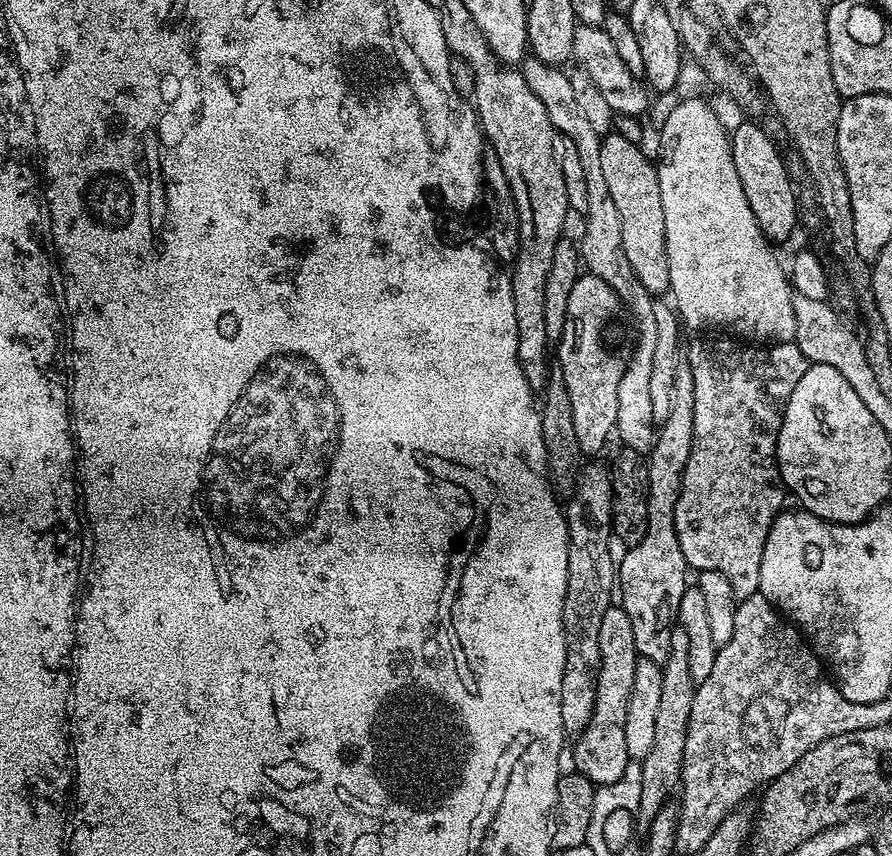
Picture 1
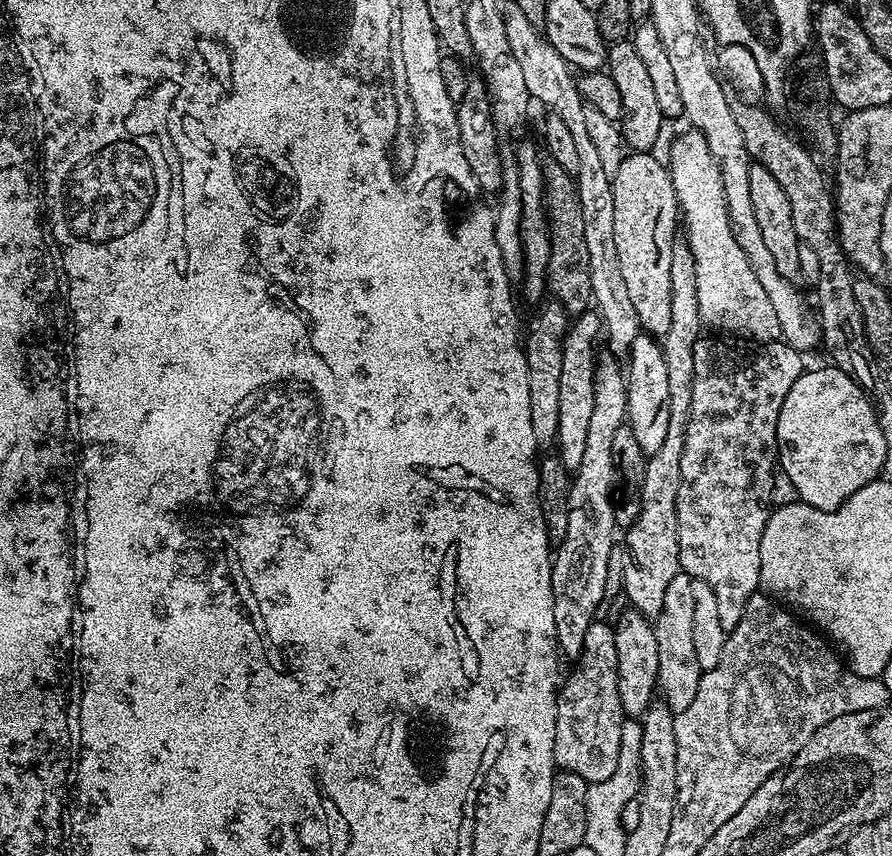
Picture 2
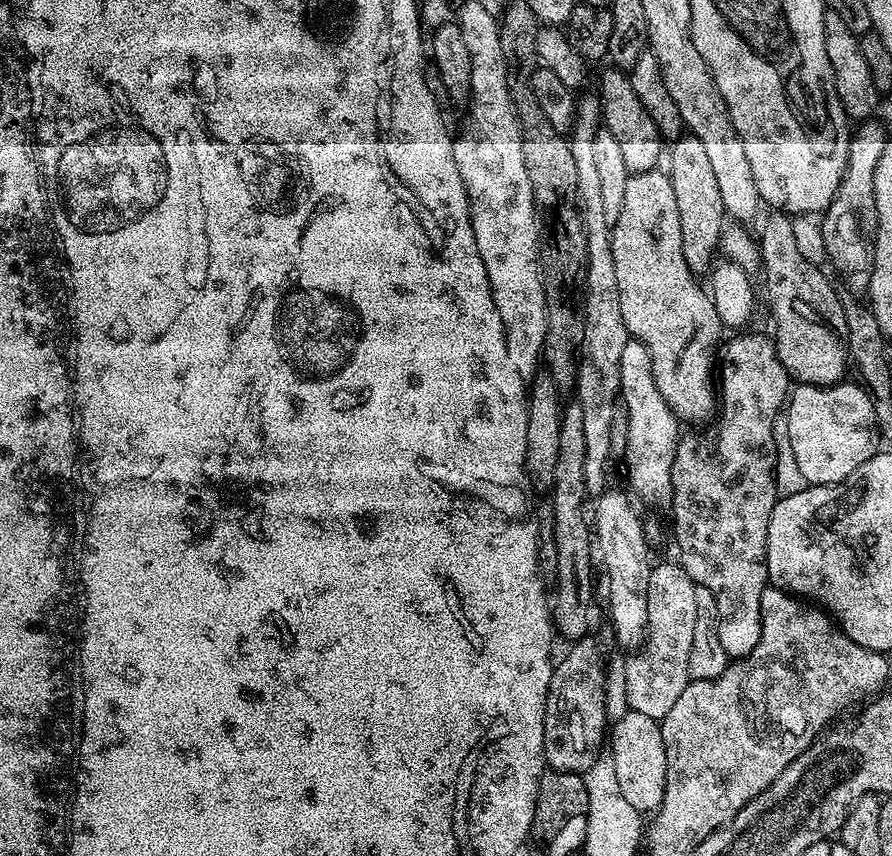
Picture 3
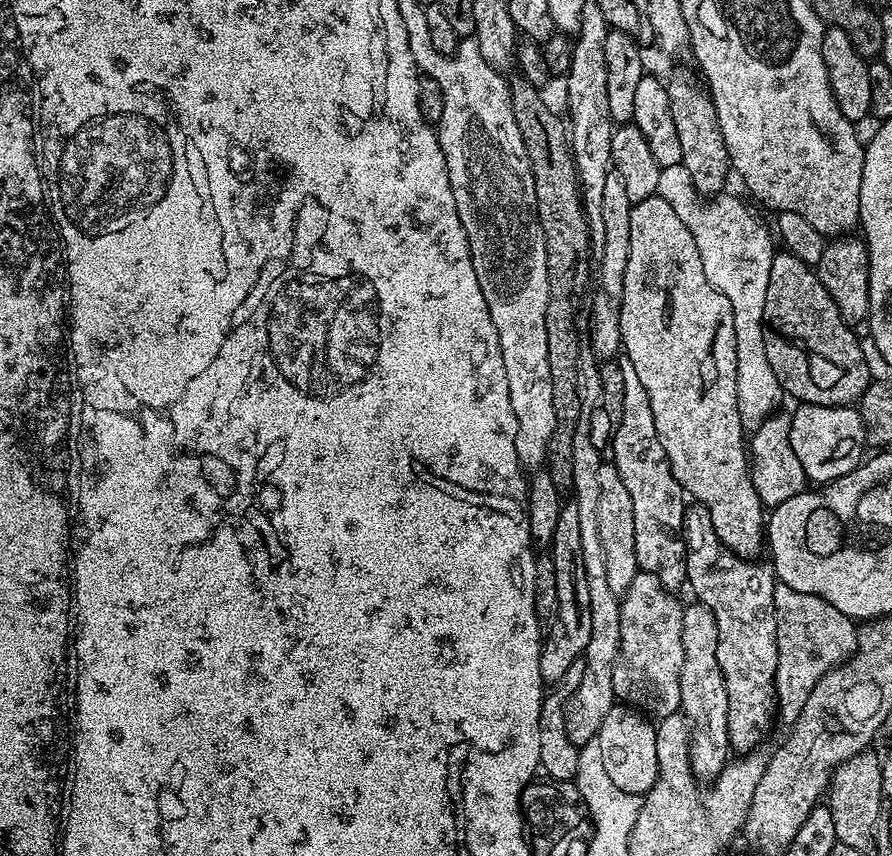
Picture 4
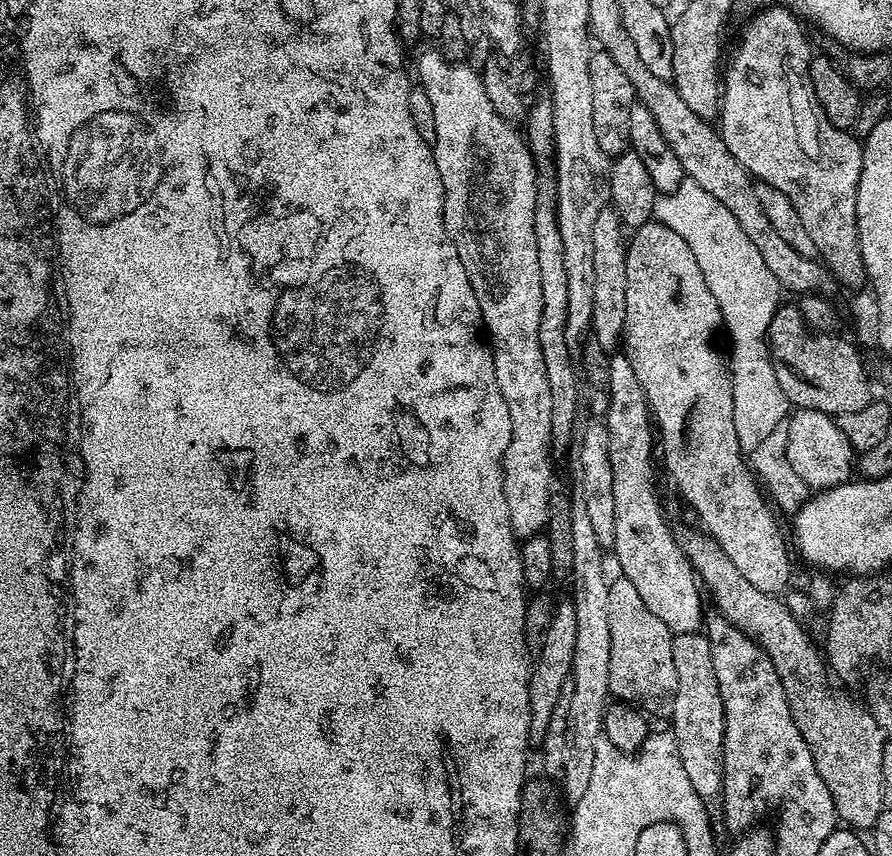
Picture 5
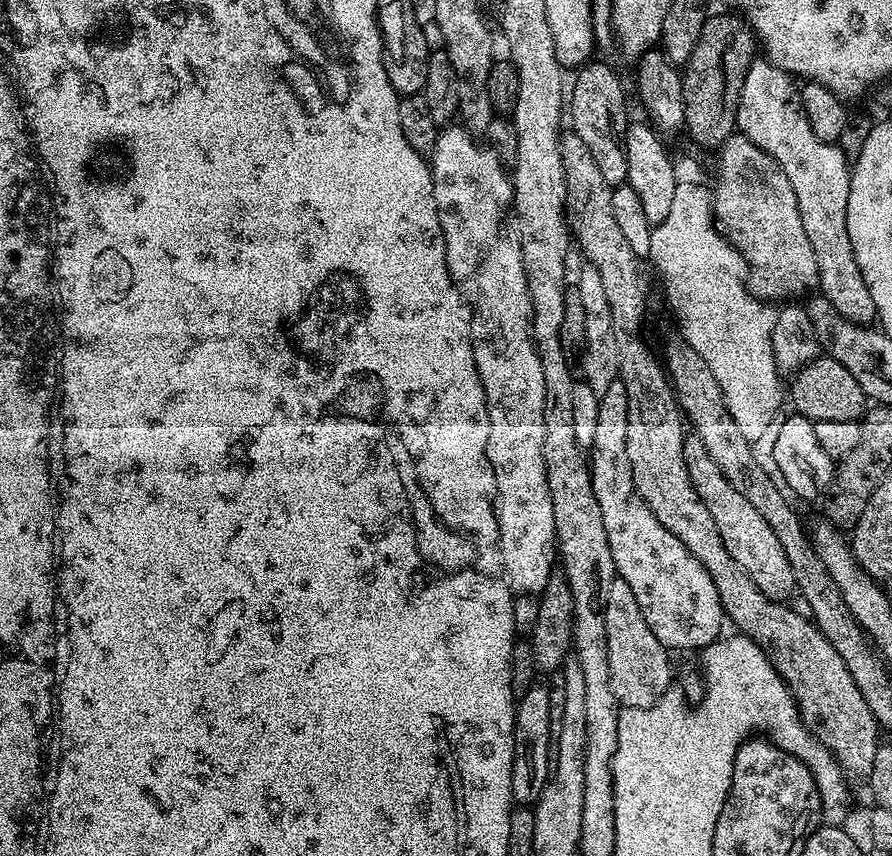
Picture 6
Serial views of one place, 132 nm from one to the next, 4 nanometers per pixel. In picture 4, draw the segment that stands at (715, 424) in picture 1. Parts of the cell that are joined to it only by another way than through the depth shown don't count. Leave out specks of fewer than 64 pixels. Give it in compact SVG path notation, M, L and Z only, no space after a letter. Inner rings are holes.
M695 502L689 503L684 510L684 557L686 558L686 581L687 587L692 587L692 592L697 601L705 604L710 610L710 614L714 614L714 622L718 622L718 666L722 666L722 678L726 682L726 698L728 699L728 742L733 749L737 748L737 753L747 754L757 747L756 739L764 732L764 727L768 724L768 719L774 716L774 701L776 699L776 666L778 664L778 642L776 641L776 611L774 610L774 590L778 583L776 573L772 571L771 563L761 561L756 558L745 558L735 556L729 548L725 546L718 538L718 534L714 534L712 523L710 522L710 514L700 504Z

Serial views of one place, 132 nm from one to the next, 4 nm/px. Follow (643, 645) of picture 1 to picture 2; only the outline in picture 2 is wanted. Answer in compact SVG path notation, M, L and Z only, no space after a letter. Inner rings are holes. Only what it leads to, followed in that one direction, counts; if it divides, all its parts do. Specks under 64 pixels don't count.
M680 234L677 235L675 242L672 243L670 250L670 330L666 332L662 338L662 347L664 349L664 357L666 358L666 375L668 382L668 389L670 390L670 423L666 430L666 439L663 440L662 446L656 450L652 456L647 457L644 465L644 477L642 478L642 490L640 491L640 513L638 518L632 523L630 527L623 533L624 544L628 547L628 557L624 560L624 592L628 595L628 600L635 611L641 612L643 616L655 618L662 610L662 602L666 598L666 586L670 586L670 581L682 571L680 567L680 551L678 550L678 514L676 513L676 499L678 498L678 482L682 474L682 446L686 446L686 426L690 418L690 410L692 403L690 398L694 394L694 346L702 338L702 325L700 322L700 315L698 314L698 274L694 274L694 254L688 245L687 236Z

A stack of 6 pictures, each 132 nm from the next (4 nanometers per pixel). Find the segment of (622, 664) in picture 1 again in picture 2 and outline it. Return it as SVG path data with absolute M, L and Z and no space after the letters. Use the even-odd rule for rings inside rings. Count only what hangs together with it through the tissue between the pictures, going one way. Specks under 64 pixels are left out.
M596 618L589 629L586 630L586 638L582 643L582 650L579 657L574 660L576 669L568 676L568 681L561 683L558 688L556 697L556 721L554 722L554 758L556 759L557 769L569 772L570 774L578 774L578 778L582 778L587 784L597 784L598 782L606 782L606 778L610 778L610 774L614 774L614 770L618 767L618 754L622 746L622 730L624 729L624 721L626 719L622 710L622 698L618 698L618 649L614 646L614 627L611 623L603 624L602 619Z

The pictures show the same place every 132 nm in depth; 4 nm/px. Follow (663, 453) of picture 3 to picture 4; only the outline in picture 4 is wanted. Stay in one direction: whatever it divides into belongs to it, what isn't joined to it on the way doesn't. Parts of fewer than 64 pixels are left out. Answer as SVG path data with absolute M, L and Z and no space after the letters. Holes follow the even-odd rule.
M621 355L619 362L622 370L622 422L618 422L611 433L610 460L616 465L634 506L634 554L638 558L638 569L655 574L664 588L680 590L688 579L683 534L686 493L670 470L662 442L658 442L650 398L646 398L646 390L642 382L638 382L630 358Z

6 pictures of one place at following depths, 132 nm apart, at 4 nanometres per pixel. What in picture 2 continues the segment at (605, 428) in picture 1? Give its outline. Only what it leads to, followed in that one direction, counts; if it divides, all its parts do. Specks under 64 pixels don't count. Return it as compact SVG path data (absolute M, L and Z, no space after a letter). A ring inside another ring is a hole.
M589 310L575 317L568 325L568 333L565 335L565 344L562 346L562 374L559 376L559 411L558 430L555 447L560 447L558 457L562 466L574 470L578 462L582 462L582 454L586 451L586 433L589 428L590 417L594 410L594 370L598 359L596 352L596 339L602 336L602 321L599 312Z

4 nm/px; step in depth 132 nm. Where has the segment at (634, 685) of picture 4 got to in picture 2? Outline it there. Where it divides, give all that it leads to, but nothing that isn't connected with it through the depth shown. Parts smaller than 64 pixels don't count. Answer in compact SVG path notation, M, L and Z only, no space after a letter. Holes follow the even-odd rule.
M680 571L670 586L666 586L666 598L662 602L662 610L654 618L656 641L658 642L658 685L659 695L673 714L686 710L690 702L694 702L694 694L698 694L698 682L701 670L698 657L694 654L694 597L692 593L693 579Z

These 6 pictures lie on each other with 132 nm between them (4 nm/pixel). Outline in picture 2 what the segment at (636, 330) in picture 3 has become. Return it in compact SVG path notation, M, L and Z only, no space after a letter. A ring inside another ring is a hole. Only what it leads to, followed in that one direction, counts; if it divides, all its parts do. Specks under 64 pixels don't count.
M629 151L610 179L614 190L614 247L618 250L622 279L638 312L641 329L650 336L663 338L670 330L670 250L678 235L678 205L672 174L656 154Z

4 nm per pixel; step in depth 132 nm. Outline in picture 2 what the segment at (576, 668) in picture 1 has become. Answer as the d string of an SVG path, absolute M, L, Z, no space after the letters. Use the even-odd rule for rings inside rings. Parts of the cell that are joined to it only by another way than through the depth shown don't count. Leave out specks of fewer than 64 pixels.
M611 354L601 355L596 361L594 370L594 410L590 417L586 433L586 451L582 454L582 462L574 469L571 487L568 491L568 514L566 538L557 545L553 555L551 570L551 592L554 594L554 626L559 651L575 660L580 656L582 643L586 638L586 630L596 619L597 612L606 592L610 558L614 544L616 527L613 522L614 485L618 477L614 470L614 457L610 455L614 433L625 427L628 414L628 382L621 361Z

